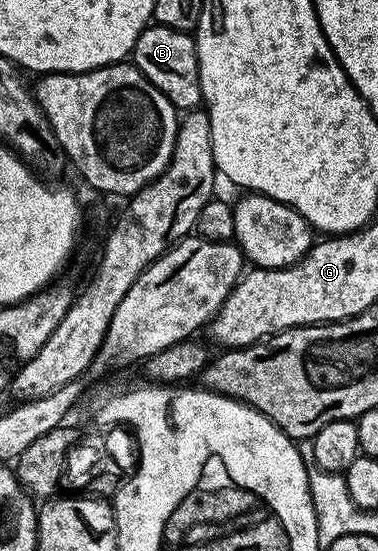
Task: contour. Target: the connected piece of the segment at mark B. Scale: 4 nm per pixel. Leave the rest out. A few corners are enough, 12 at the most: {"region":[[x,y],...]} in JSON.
{"region":[[154,23],[131,60],[178,110],[202,103],[197,42]]}

